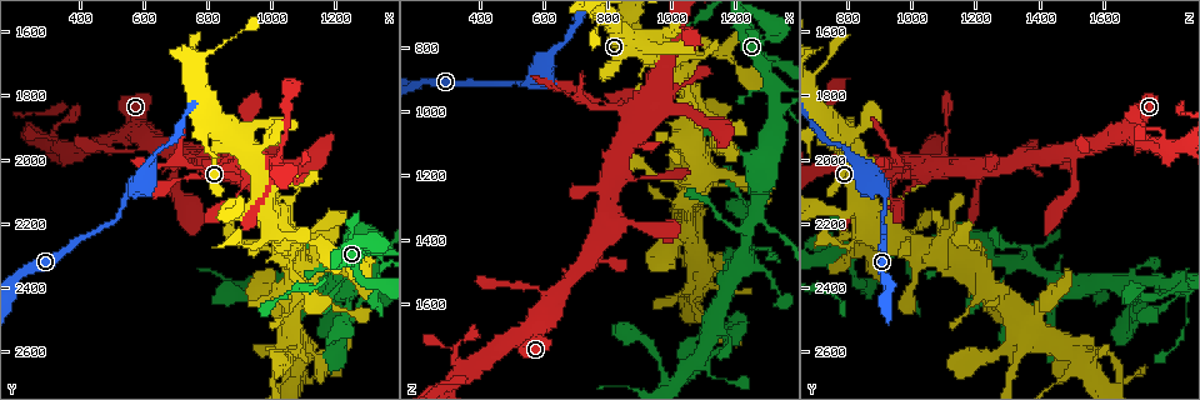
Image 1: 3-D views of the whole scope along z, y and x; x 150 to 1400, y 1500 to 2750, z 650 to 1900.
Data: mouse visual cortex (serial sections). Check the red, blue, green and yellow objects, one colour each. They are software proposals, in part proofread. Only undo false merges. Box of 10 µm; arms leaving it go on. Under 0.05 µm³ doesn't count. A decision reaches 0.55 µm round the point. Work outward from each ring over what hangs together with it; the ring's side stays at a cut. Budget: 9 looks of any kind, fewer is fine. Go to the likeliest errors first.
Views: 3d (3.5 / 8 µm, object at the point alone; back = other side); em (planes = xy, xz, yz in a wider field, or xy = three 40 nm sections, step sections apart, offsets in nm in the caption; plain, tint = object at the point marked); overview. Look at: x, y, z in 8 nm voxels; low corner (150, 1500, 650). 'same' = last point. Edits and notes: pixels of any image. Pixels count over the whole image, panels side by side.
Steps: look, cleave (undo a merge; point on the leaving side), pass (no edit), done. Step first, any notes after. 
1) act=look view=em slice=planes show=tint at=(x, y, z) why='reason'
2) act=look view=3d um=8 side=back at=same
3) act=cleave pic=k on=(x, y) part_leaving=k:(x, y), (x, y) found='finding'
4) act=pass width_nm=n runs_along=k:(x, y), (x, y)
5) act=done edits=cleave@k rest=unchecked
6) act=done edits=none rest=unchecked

act=look view=3d um=8 at=(1280, 2320, 1320) why='sharp bend'

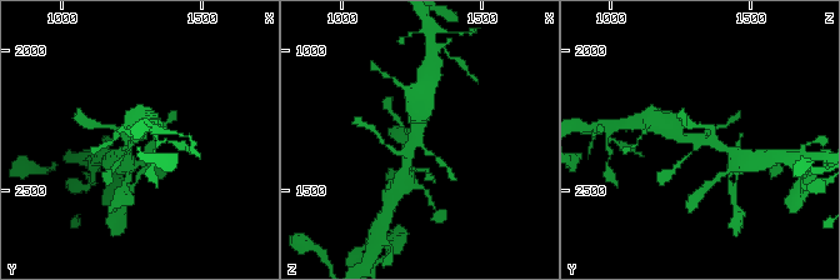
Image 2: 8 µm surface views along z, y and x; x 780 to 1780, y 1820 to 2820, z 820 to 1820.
act=look view=em slice=xy step=5 show=tint at=same

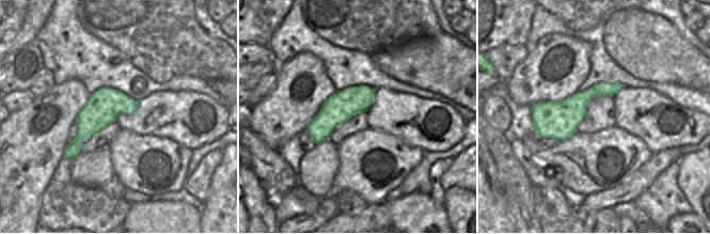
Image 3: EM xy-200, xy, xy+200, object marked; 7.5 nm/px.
act=pass runs_along=2:(668, 123), (679, 136), (730, 151) found='one cell here'

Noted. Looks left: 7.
act=look view=3d um=3.5 at=(1010, 2210, 840) why='looks like a crossing'

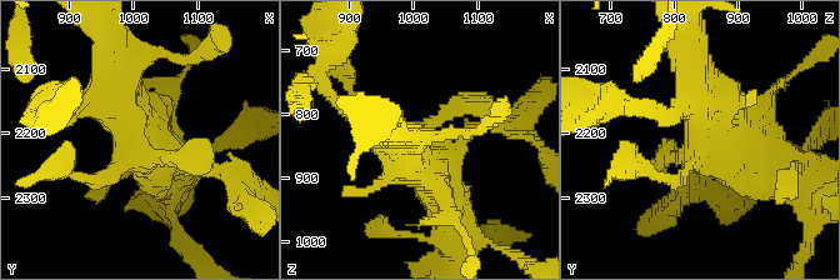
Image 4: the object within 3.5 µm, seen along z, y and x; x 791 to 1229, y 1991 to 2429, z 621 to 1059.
act=look view=em slice=xy step=1 show=tint at=(1010, 2215, 845) why='need the tissue'

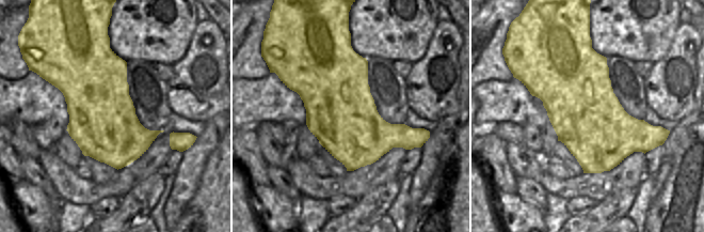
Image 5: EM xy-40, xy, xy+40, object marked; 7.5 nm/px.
act=pass width_nm=550 runs_along=4:(691, 51), (710, 114), (781, 163) found='continuous, no second cell'

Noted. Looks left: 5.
act=look view=3d um=8 at=(580, 1970, 1560) why='sudden change in width'

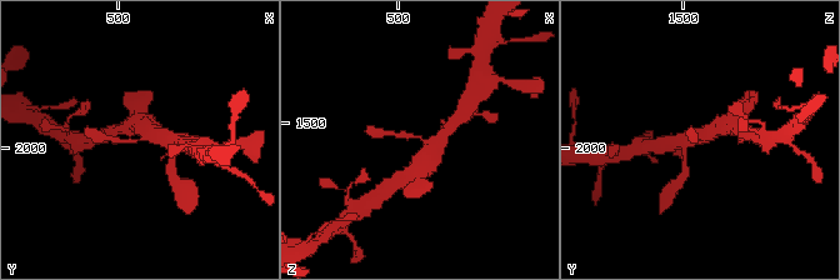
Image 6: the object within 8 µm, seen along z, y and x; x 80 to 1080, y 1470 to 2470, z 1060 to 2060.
act=look view=em slice=xy step=2 show=tint at=same arms=3 arm_widths_nm=200,400,500 why='need the tissue'

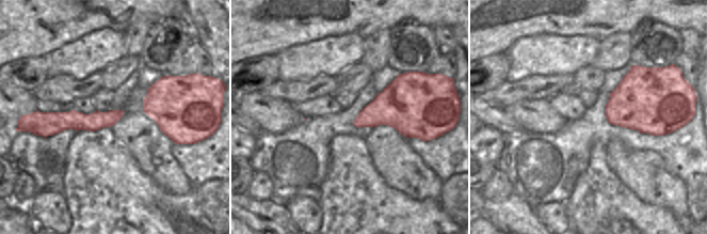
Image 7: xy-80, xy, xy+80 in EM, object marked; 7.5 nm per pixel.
act=pass width_nm=220 runs_along=6:(424, 161), (434, 146), (418, 136), (385, 133) found='continuous, no second cell'

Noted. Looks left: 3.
act=look view=3d um=8 at=(790, 2020, 990) why='three arms meet'

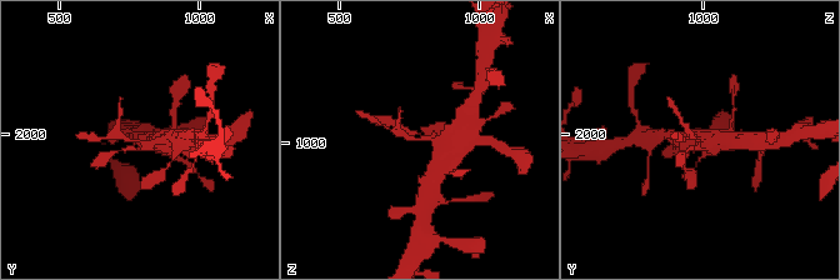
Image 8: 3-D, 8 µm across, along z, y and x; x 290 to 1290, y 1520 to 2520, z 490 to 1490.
act=look view=em slice=xy step=1 show=tint at=same why='now the EM'

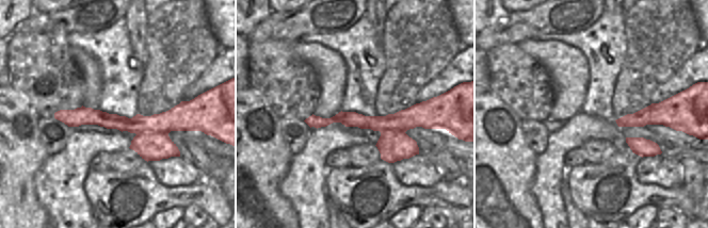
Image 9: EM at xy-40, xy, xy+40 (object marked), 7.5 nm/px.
act=pass arms=3 runs_along=9:(187, 108), (162, 124), (57, 115) found='one cell here'

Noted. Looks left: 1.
act=done edits=none rest=unchecked

